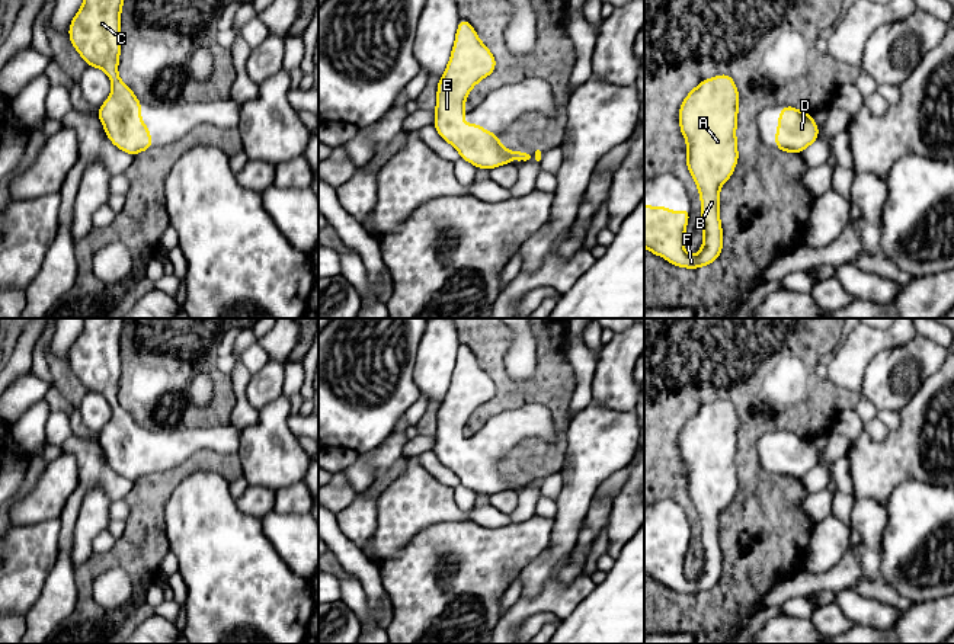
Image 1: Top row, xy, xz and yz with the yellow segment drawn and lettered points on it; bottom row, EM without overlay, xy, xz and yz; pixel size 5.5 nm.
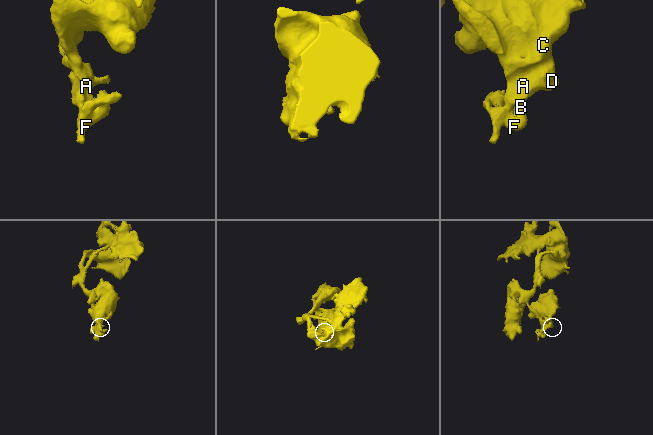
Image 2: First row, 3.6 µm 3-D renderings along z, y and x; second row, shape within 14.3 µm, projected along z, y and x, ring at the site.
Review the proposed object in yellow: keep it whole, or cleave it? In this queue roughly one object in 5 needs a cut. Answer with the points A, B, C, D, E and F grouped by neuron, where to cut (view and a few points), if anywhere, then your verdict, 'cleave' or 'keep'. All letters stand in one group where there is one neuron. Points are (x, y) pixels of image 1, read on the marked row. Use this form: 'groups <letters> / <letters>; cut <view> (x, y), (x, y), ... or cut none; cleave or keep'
groups A B C D E F; cut none; keep

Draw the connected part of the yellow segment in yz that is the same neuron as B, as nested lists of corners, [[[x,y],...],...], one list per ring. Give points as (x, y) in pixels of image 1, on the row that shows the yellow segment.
[[[729,74],[702,80],[692,89],[679,106],[679,128],[686,140],[686,166],[698,188],[702,217],[702,247],[697,254],[688,254],[684,247],[689,208],[679,214],[666,206],[644,204],[644,247],[678,267],[697,269],[711,265],[723,250],[723,228],[720,221],[720,188],[731,177],[739,160],[737,112],[739,92]]]

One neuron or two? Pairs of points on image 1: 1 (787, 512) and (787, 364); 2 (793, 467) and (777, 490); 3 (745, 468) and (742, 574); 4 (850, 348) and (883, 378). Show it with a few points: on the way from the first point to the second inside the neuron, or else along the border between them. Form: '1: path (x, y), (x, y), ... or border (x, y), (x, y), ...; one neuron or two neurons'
1: path (751, 476), (748, 471), (746, 407), (752, 400); one neuron
2: border (781, 476), (799, 480); two neurons
3: path (759, 494), (764, 503), (764, 541), (759, 548); one neuron
4: border (898, 346), (882, 349), (873, 358), (858, 394); two neurons

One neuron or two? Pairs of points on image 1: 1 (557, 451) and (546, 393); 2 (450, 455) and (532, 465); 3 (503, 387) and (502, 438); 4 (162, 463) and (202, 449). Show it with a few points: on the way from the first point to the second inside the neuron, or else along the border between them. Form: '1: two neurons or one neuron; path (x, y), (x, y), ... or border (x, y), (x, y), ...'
1: one neuron; path (562, 436), (559, 407)
2: two neurons; border (521, 452), (516, 460)
3: two neurons; border (537, 403), (525, 403), (492, 416)
4: one neuron; path (172, 452), (192, 449)

